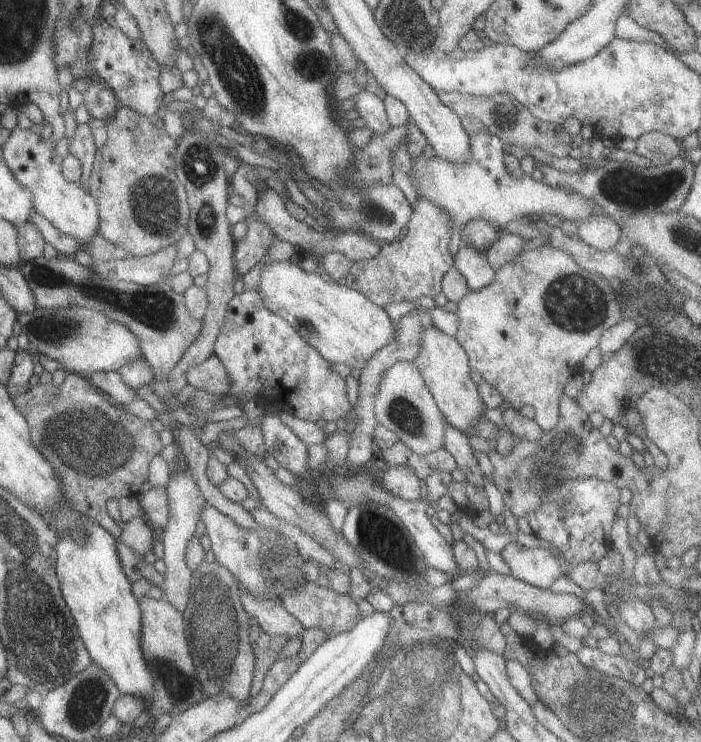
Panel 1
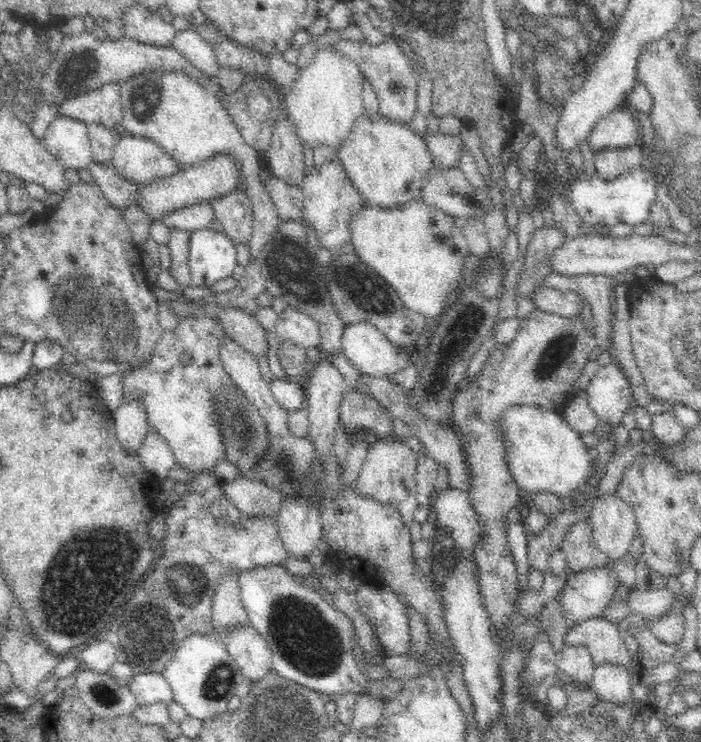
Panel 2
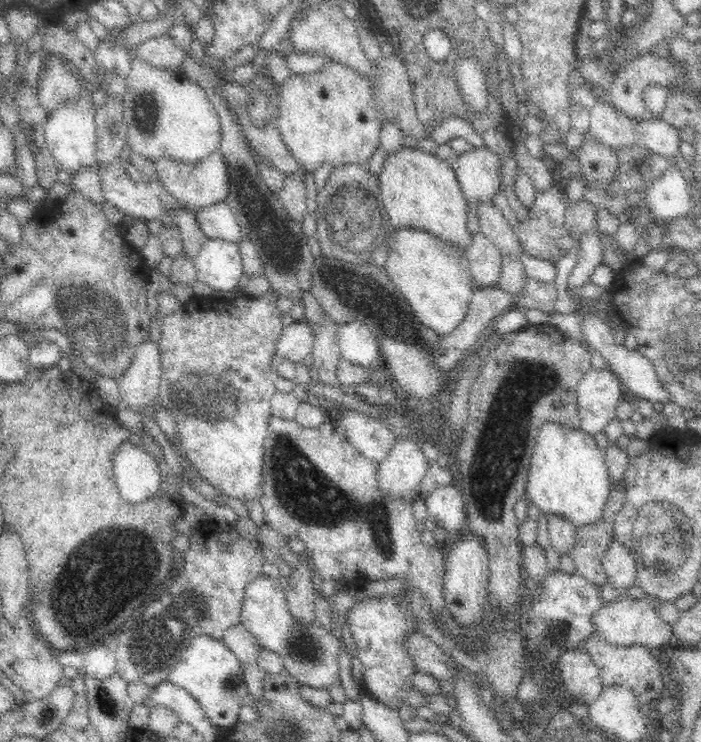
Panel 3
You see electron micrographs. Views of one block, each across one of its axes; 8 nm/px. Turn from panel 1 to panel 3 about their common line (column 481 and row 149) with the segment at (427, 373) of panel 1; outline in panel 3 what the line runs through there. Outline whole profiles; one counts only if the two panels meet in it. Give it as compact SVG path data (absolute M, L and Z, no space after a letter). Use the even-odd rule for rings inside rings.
M404 148L402 152L386 158L384 174L376 180L380 186L380 208L388 212L394 230L422 230L426 234L432 234L446 246L462 250L466 256L474 236L468 230L470 208L450 160L438 160L432 154Z

